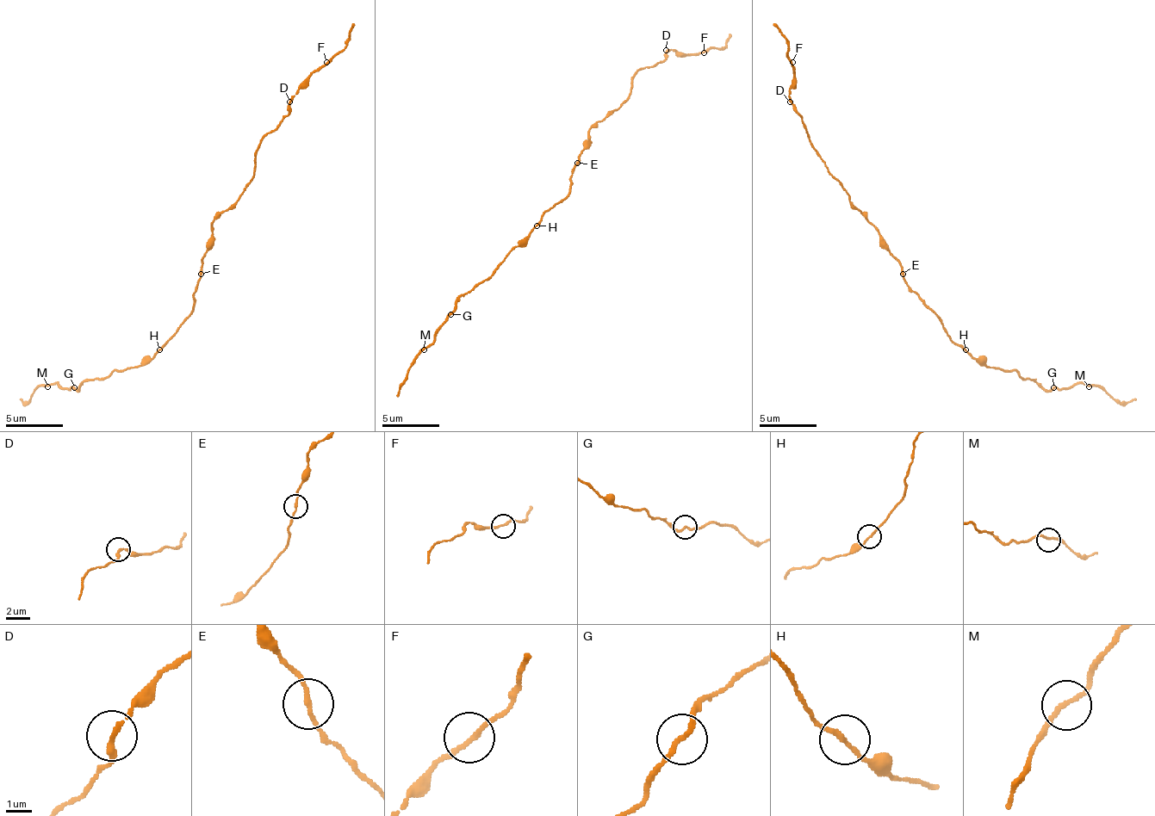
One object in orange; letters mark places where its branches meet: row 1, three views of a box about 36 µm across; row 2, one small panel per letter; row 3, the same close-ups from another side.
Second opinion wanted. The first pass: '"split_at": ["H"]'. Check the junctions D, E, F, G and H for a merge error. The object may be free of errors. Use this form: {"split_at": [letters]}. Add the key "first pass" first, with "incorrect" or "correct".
{"first pass": "incorrect", "split_at": []}

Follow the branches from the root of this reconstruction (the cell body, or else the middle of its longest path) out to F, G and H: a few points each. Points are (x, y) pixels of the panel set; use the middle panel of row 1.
F: (577, 165), (588, 142), (588, 131), (631, 93), (631, 79), (640, 71), (655, 67), (669, 50), (704, 52)
G: (577, 165), (571, 176), (571, 191), (542, 217), (481, 283), (476, 283), (456, 303), (456, 309), (450, 315)
H: (577, 165), (571, 176), (571, 191), (537, 225)

